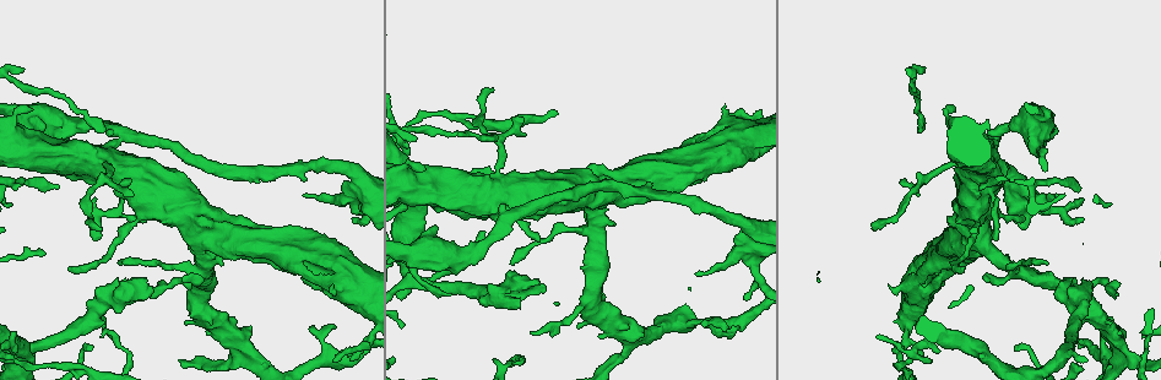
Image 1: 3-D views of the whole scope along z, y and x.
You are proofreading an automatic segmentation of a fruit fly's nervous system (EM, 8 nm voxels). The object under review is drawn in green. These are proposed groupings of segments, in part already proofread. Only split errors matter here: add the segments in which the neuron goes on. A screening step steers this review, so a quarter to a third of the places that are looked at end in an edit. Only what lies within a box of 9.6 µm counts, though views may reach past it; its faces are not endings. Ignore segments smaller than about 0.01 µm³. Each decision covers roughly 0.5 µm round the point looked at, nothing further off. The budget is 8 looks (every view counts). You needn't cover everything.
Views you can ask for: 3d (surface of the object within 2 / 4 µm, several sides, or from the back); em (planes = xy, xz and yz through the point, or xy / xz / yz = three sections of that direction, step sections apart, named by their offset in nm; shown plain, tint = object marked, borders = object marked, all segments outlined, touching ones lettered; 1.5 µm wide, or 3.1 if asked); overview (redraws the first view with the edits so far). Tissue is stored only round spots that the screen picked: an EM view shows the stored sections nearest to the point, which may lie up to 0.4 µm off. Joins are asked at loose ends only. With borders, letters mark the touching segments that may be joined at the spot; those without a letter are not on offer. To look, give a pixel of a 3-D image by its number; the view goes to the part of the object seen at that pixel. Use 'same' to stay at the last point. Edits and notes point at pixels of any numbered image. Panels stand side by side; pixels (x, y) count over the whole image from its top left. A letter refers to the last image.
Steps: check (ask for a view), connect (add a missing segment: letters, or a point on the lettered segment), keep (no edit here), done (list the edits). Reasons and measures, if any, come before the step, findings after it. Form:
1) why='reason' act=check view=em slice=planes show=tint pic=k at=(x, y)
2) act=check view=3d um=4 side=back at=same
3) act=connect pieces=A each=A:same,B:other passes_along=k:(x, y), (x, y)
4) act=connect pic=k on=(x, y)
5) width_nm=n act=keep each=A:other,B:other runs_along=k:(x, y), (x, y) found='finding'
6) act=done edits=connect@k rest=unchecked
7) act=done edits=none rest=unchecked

act=check view=em slice=planes show=tint pic=1 at=(100, 229)

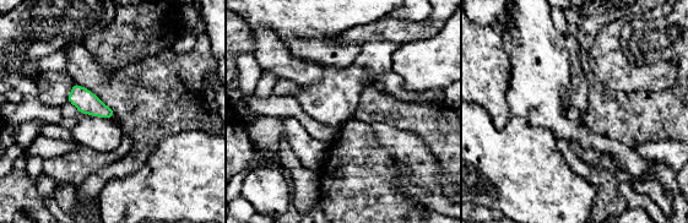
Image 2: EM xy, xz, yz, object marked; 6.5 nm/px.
why='see the neighbours' act=check view=em slice=planes show=borders at=same

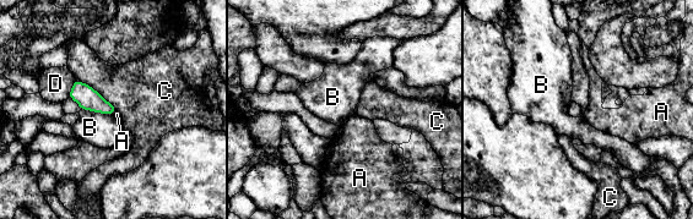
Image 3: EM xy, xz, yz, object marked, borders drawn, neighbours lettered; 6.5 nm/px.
longest_contact=C:340nm act=keep each=A:other,B:other,C:other,D:other found='none of them fits'

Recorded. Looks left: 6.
why='an open end' act=check view=3d um=2 pic=1 at=(1084, 280)

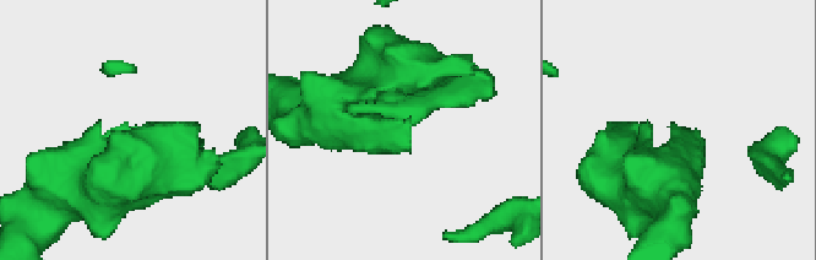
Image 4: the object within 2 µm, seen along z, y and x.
why='need the tissue' act=check view=em slice=xz step=4 show=tint pic=4 at=(676, 126)

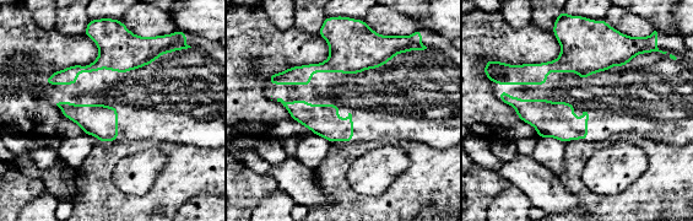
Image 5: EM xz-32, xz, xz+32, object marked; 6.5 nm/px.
act=check view=em slice=planes show=borders at=same

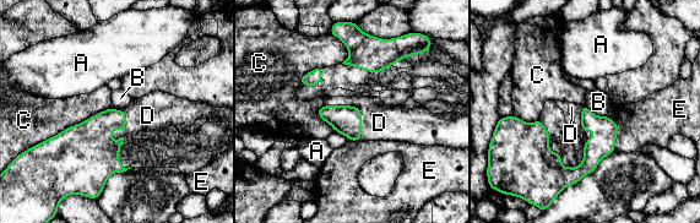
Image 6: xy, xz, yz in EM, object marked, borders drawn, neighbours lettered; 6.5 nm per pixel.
act=connect pieces=D each=A:other,B:other,C:other,D:same,E:other found='it goes on there'

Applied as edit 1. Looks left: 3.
why='branch stops here' act=check view=em slice=yz step=8 show=borders pic=1 at=(1109, 324)

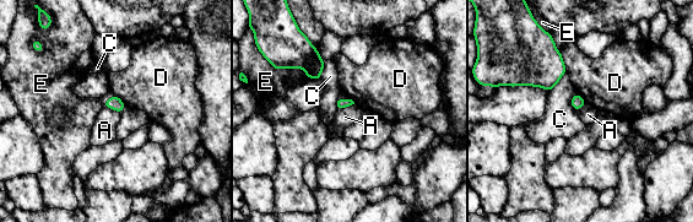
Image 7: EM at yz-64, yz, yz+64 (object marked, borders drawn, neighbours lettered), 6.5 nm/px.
why='cut it another way' act=check view=em slice=planes show=borders at=same

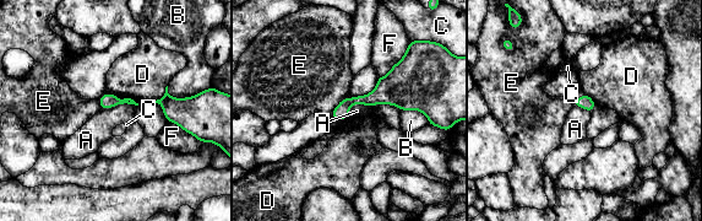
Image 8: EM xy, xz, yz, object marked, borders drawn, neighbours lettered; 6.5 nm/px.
longest_contact=A:240nm act=keep each=A:other,B:other,C:other,D:other,E:other,F:other border=8:(136, 104), (119, 103), (101, 109) found='none of them fits'

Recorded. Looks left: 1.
act=done edits=connect@6 rest=unchecked

